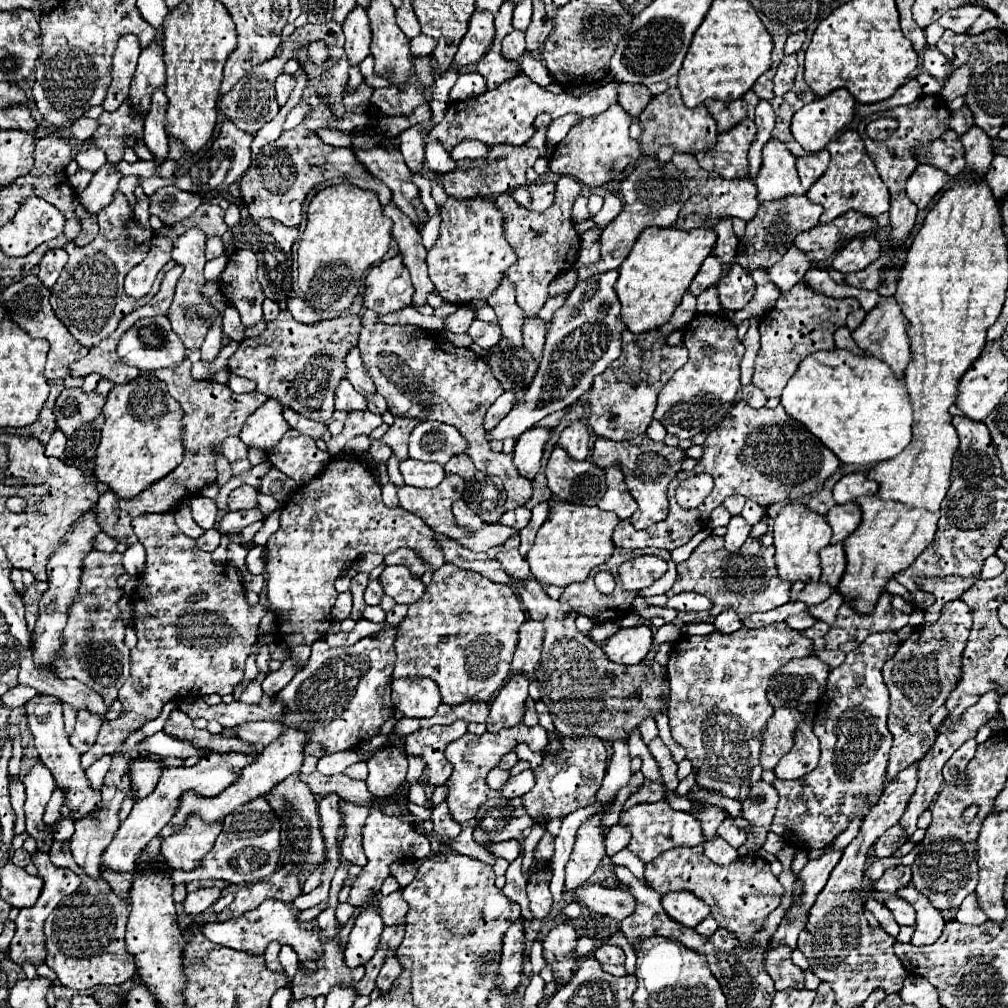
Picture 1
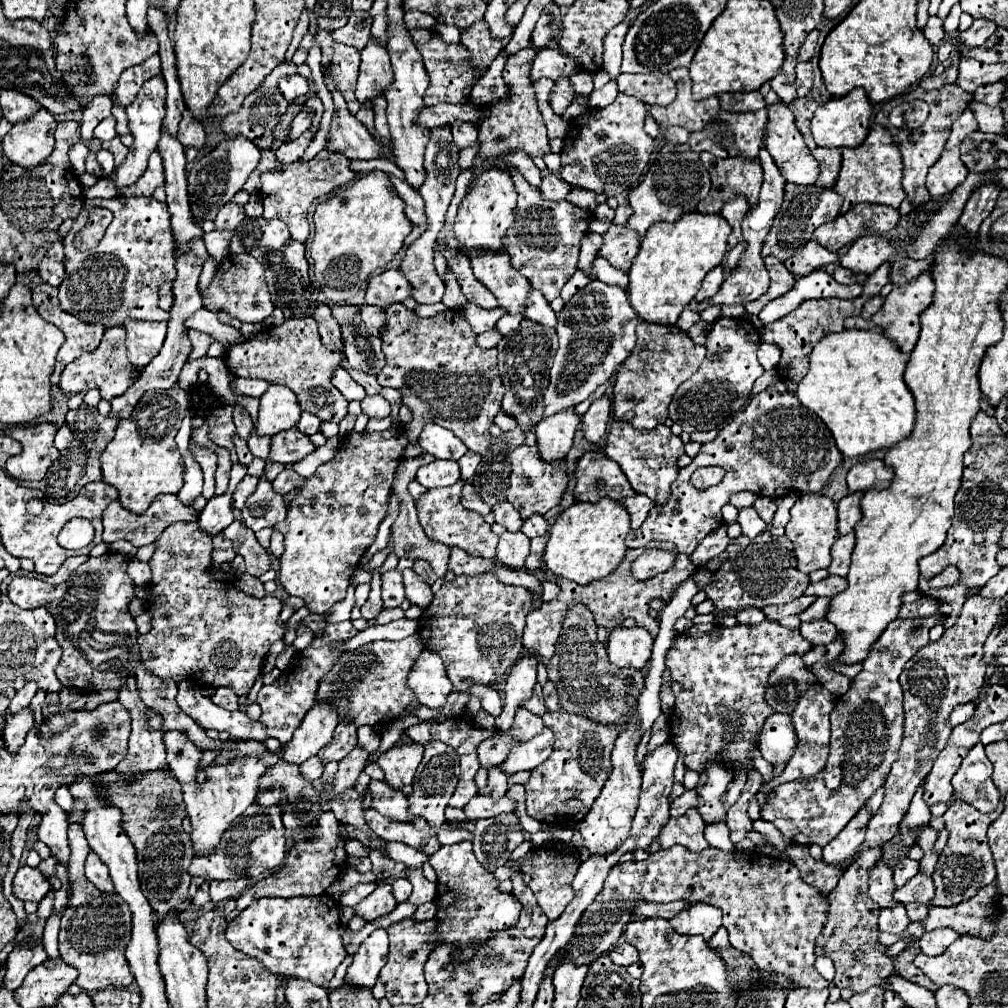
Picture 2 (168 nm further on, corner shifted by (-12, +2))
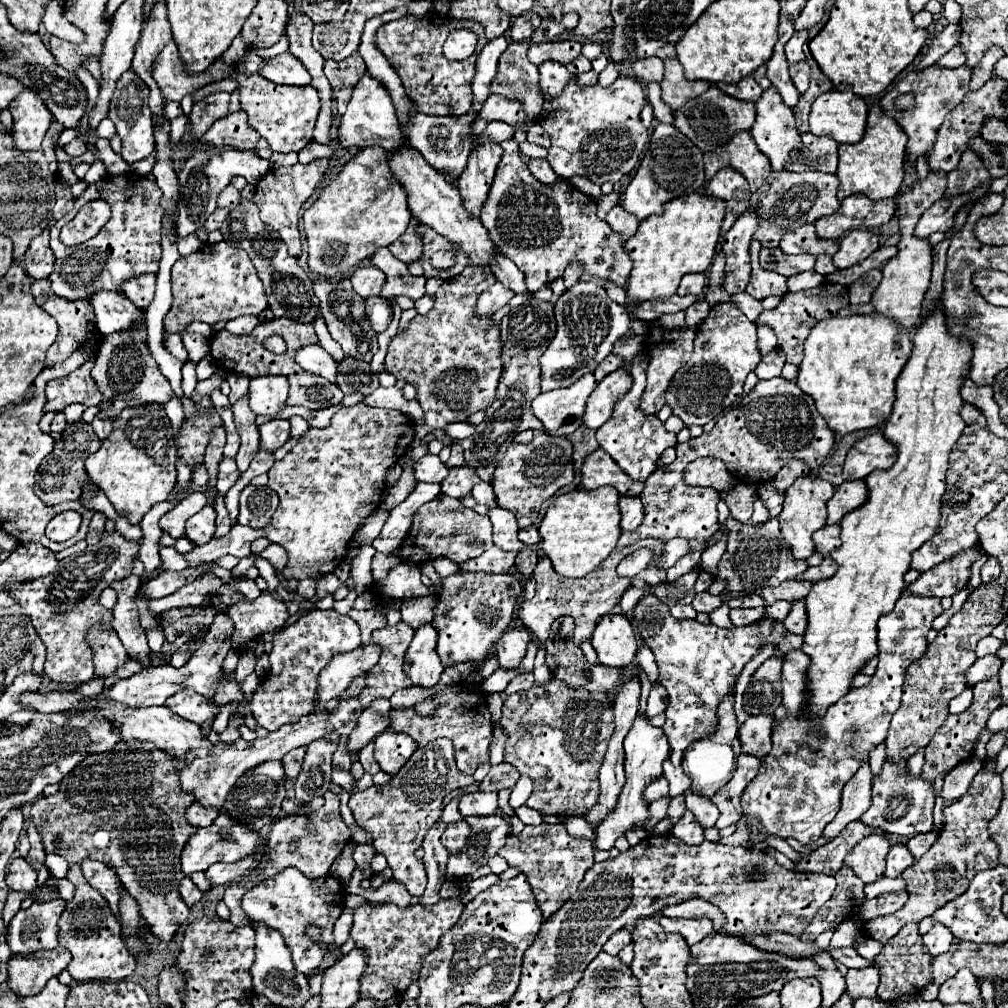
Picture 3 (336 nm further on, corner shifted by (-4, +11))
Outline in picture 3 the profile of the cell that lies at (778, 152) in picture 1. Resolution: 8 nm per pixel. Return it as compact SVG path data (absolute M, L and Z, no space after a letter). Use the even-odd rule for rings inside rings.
M773 86L763 90L763 96L755 102L755 110L757 120L751 128L751 136L759 150L771 160L773 170L783 170L791 150L801 146L793 110L783 104Z

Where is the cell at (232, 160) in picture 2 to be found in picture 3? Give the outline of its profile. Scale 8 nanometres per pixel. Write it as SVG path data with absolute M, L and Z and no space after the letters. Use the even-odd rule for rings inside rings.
M225 150L223 154L209 154L209 152L197 152L193 158L189 158L183 166L183 170L177 174L179 176L179 202L177 202L177 222L175 230L179 236L189 236L197 228L205 224L211 212L217 208L217 196L219 192L231 182L235 174L247 174L249 184L257 184L263 174L269 170L269 160L261 160L255 152L247 150Z

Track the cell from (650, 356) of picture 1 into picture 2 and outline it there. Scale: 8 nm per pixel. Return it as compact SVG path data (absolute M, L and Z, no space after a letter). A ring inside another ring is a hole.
M641 321L637 327L635 351L615 373L615 387L611 395L613 419L629 423L639 431L665 423L667 407L677 387L699 369L703 357L705 347L695 345L687 333L679 331L679 327L663 327Z

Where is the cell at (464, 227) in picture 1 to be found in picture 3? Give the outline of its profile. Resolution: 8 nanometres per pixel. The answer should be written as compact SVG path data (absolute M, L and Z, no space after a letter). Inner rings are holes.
M481 142L471 150L467 168L459 176L459 186L457 186L463 198L465 210L469 214L479 216L481 206L491 190L501 156L503 156L503 150L497 142Z

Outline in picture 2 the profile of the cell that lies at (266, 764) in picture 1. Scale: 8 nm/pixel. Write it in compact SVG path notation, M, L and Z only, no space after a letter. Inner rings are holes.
M317 703L295 729L293 739L283 745L283 759L303 763L305 759L317 755L317 751L333 739L337 723L337 711L327 703Z

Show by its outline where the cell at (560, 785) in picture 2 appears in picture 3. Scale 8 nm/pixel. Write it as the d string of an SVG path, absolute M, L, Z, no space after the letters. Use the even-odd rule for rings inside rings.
M553 676L543 686L533 684L525 692L511 694L503 704L499 724L507 732L505 762L535 782L535 790L527 800L529 808L543 814L583 818L595 806L599 768L613 734L613 712L607 694L575 690Z

